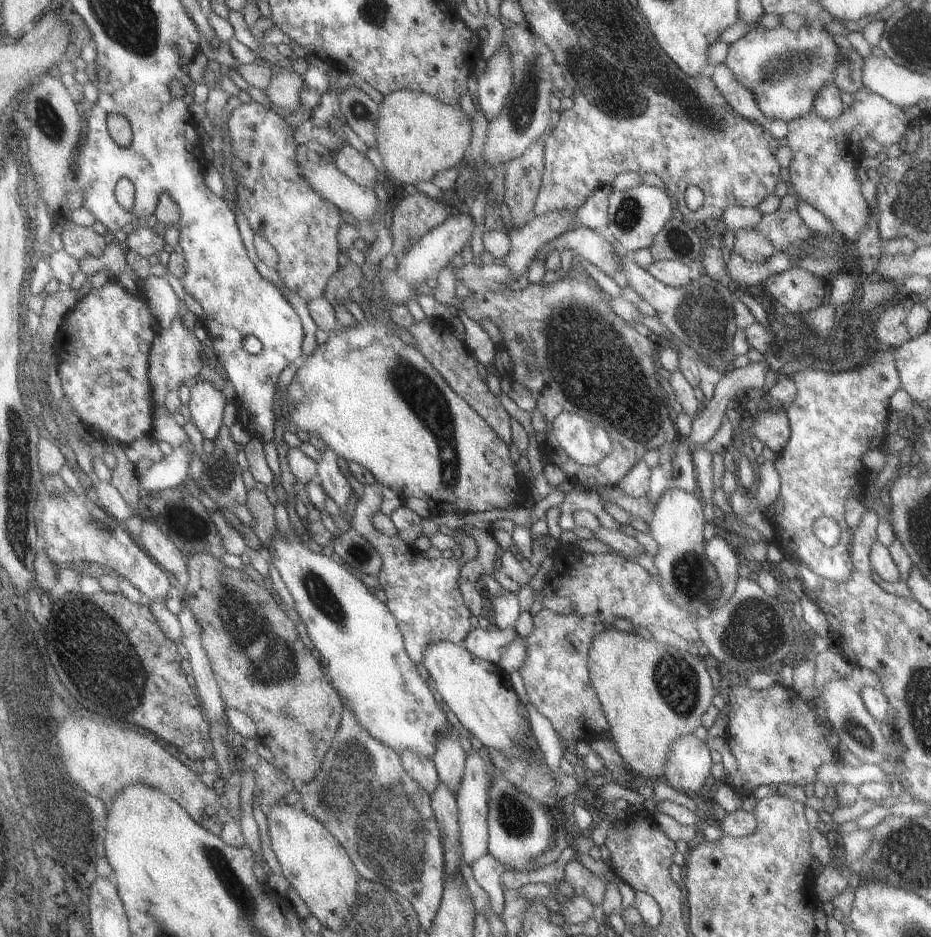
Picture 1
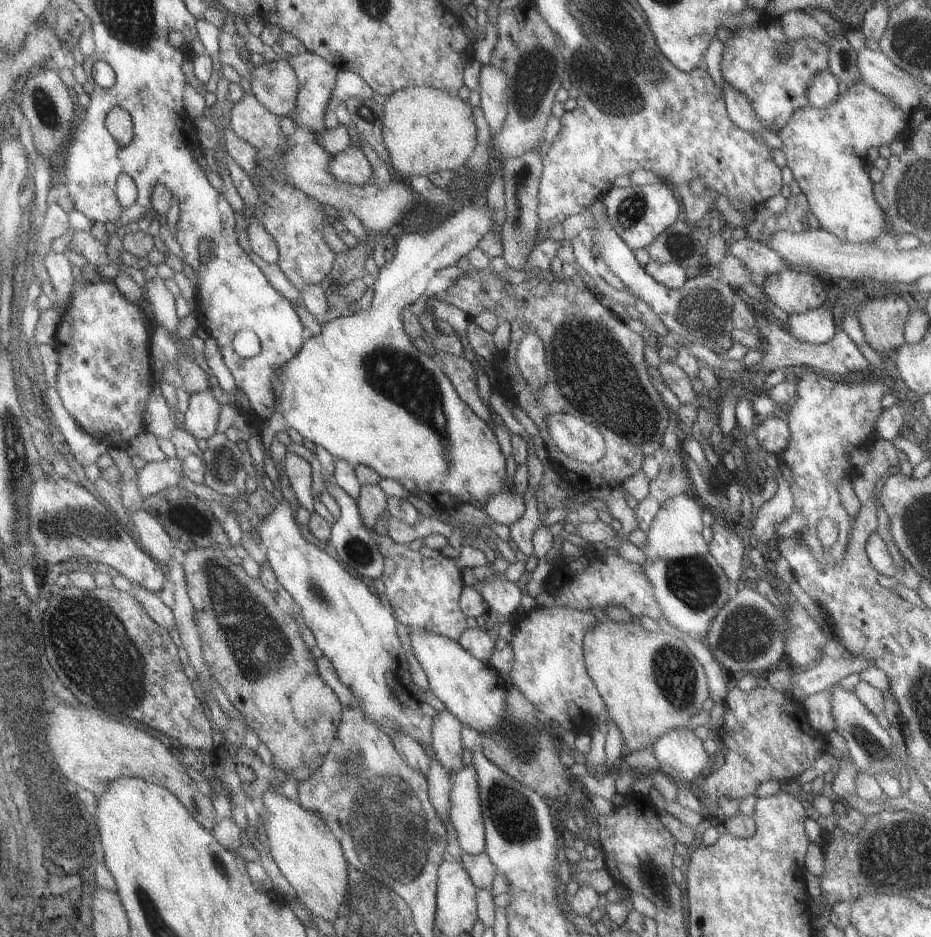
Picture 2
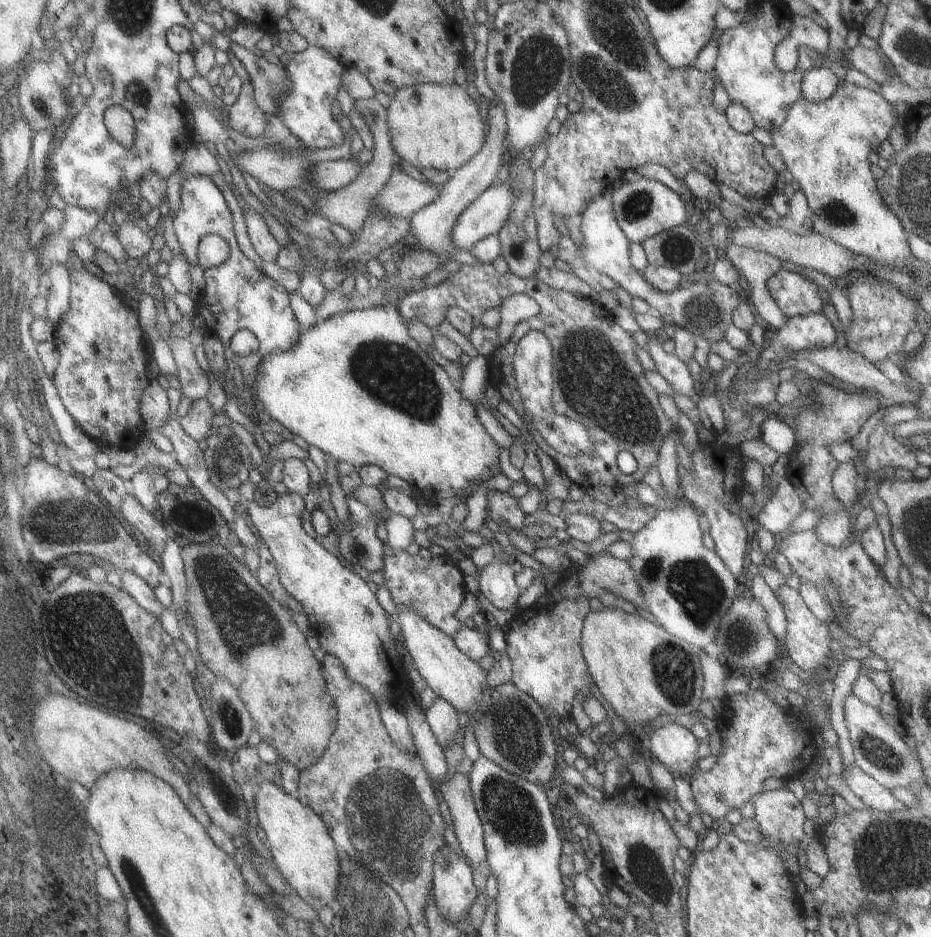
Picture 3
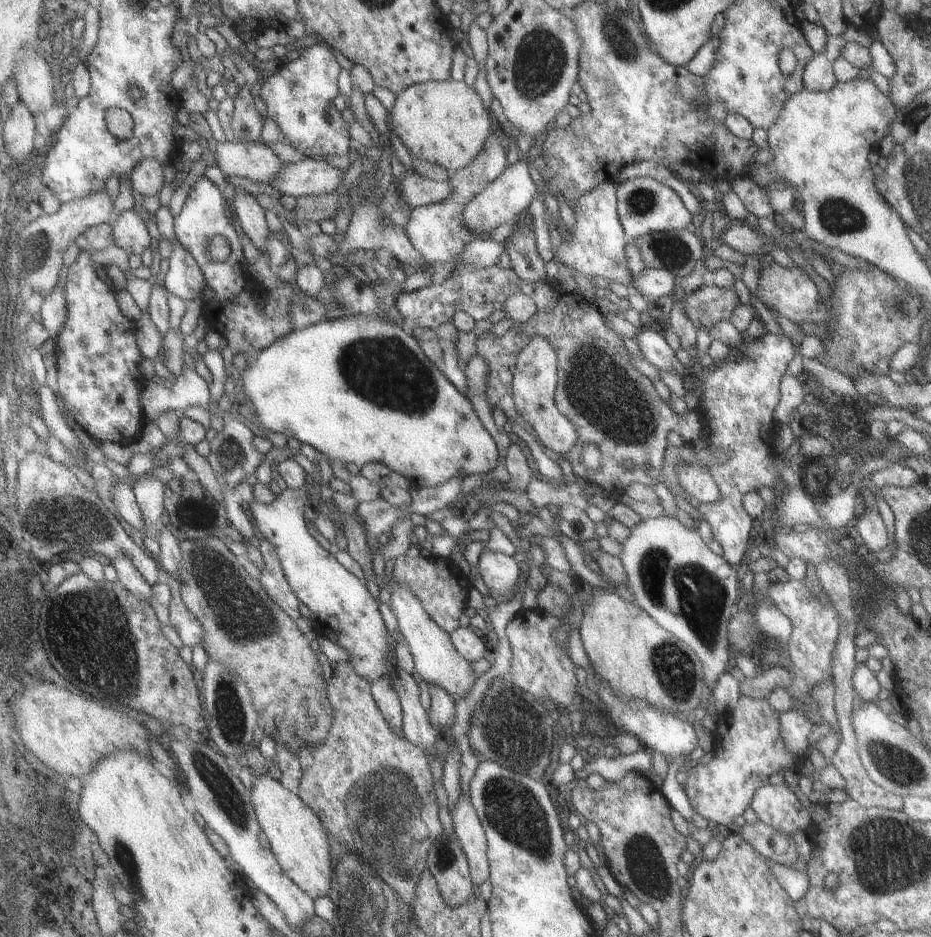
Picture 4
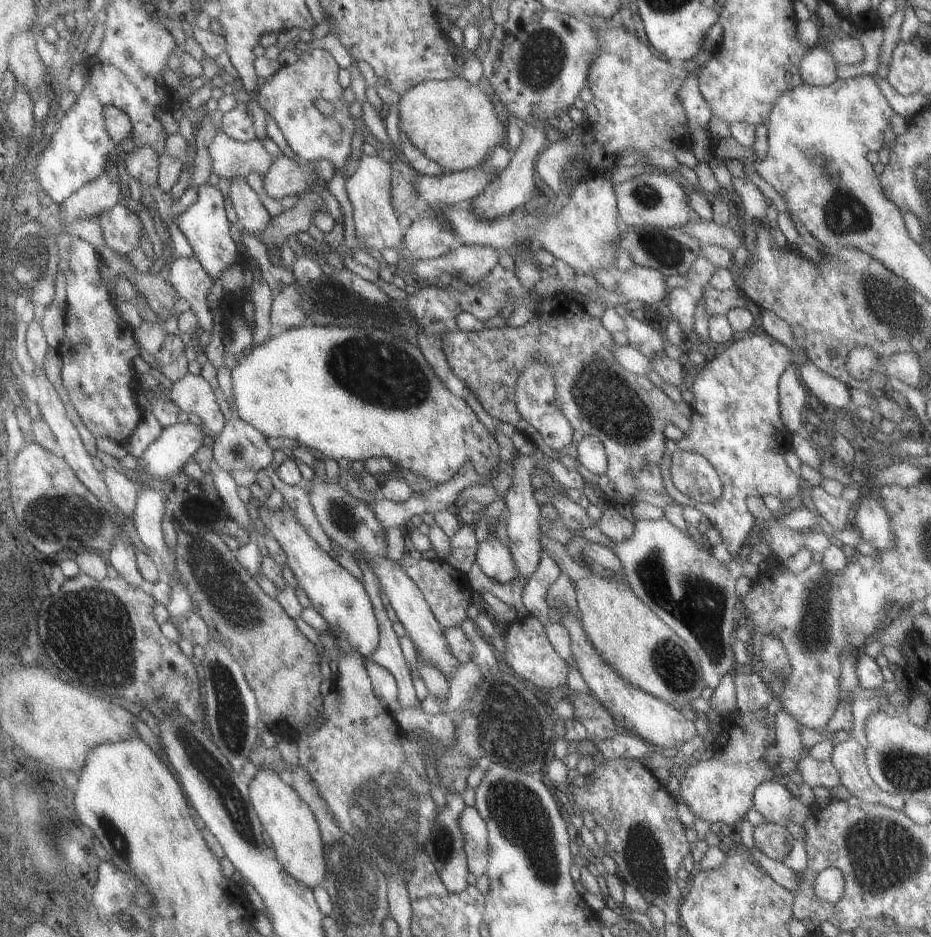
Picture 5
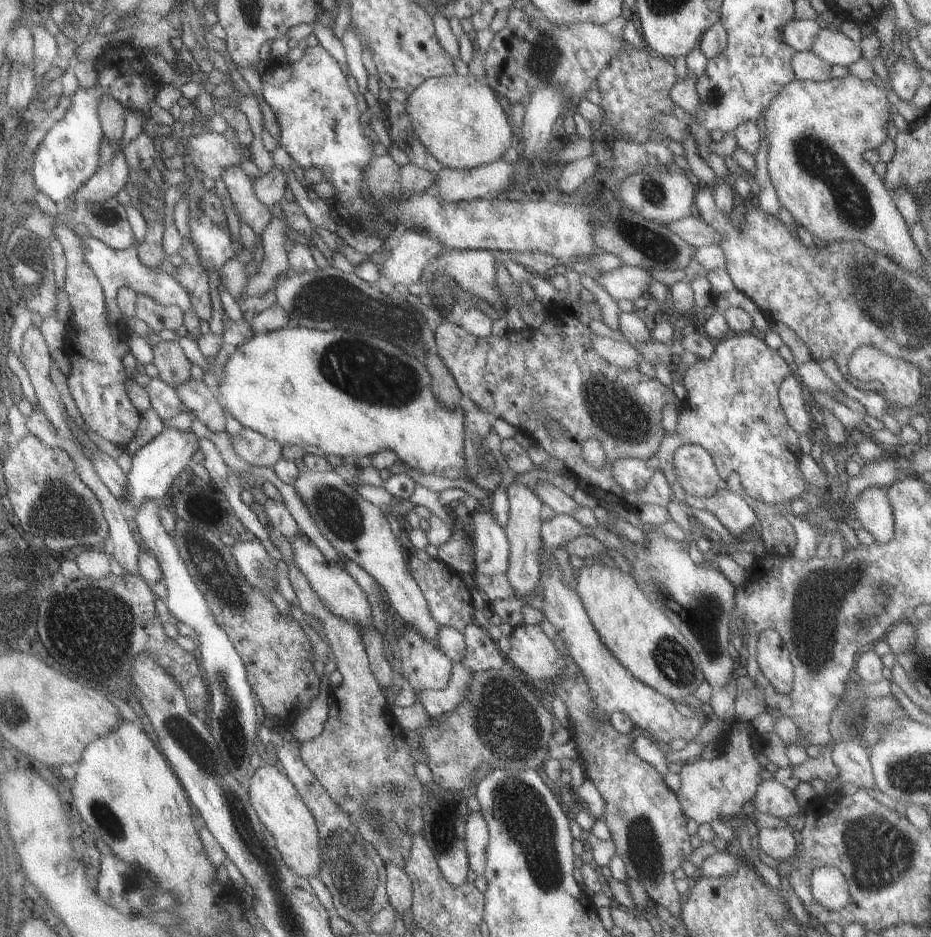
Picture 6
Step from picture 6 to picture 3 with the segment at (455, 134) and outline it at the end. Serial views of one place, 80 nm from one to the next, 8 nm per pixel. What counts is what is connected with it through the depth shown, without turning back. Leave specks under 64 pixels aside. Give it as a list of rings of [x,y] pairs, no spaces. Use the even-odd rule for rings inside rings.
[[[455,82],[452,85],[437,83],[421,83],[409,85],[396,90],[393,97],[389,98],[386,108],[387,134],[396,160],[405,160],[416,169],[433,168],[453,172],[468,162],[483,145],[486,125],[481,122],[479,109]]]

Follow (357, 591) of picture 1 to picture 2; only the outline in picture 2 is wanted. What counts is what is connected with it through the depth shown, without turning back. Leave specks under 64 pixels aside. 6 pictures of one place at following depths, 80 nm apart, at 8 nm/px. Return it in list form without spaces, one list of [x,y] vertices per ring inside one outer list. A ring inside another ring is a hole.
[[[282,499],[256,524],[255,530],[260,538],[260,546],[277,584],[287,590],[293,599],[292,602],[297,604],[304,626],[310,626],[313,631],[315,646],[331,663],[337,680],[358,700],[366,718],[376,724],[389,740],[396,735],[405,735],[417,744],[429,745],[436,710],[427,704],[424,692],[411,681],[407,659],[395,633],[397,621],[391,615],[391,608],[383,606],[377,595],[371,594],[359,578],[351,576],[339,560],[334,560],[323,550],[307,543],[299,533],[294,518],[295,512],[292,513],[288,503]]]

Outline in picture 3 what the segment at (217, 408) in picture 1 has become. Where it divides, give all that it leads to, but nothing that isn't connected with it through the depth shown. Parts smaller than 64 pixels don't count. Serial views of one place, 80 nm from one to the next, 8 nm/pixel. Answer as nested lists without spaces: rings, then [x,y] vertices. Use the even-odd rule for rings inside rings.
[[[206,398],[190,402],[187,412],[179,418],[180,427],[183,432],[194,441],[206,439],[217,422],[213,416],[213,410]]]

